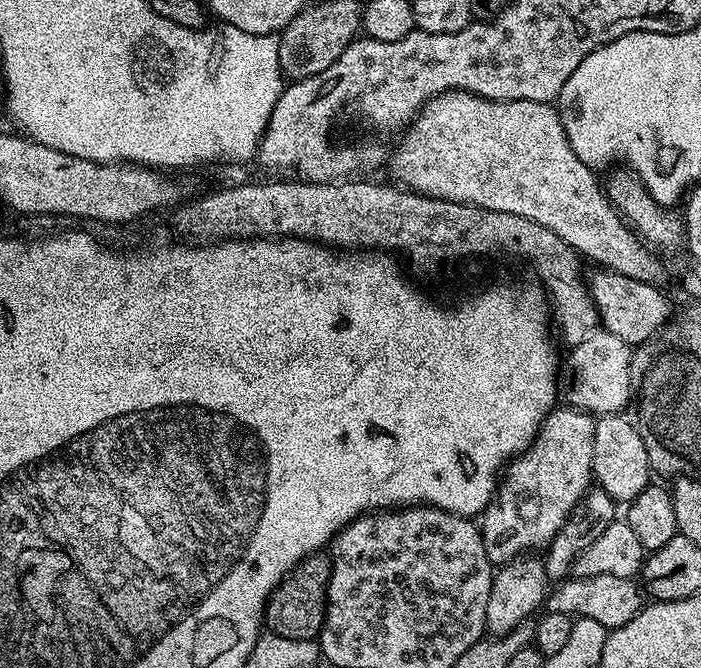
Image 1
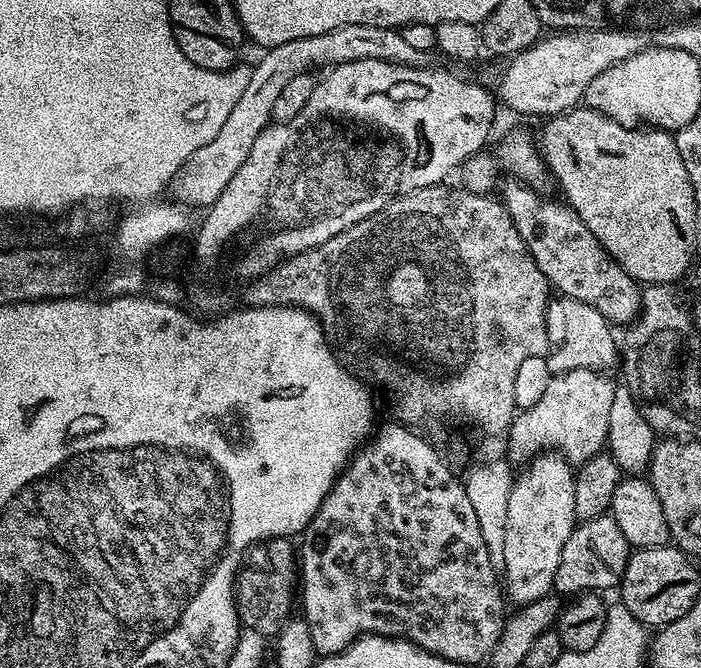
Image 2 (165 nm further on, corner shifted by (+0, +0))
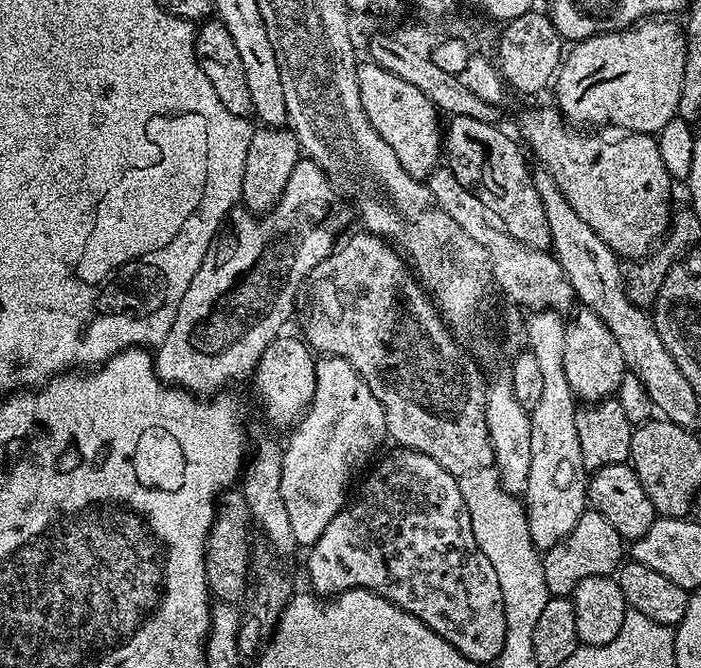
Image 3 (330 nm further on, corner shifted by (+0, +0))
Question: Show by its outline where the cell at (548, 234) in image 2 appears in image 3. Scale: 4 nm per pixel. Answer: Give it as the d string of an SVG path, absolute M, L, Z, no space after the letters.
M451 117L442 132L442 156L454 178L469 188L482 206L494 210L500 225L518 238L518 242L526 242L531 248L551 249L550 226L546 222L546 210L542 210L542 198L538 198L532 181L533 169L528 168L519 146L500 126L474 118Z

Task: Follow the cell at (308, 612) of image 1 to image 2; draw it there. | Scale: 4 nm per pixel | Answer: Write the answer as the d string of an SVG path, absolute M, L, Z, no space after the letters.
M288 538L261 540L248 549L236 574L236 613L244 628L254 630L266 638L277 635L281 627L293 615L292 607L298 604L298 548Z

